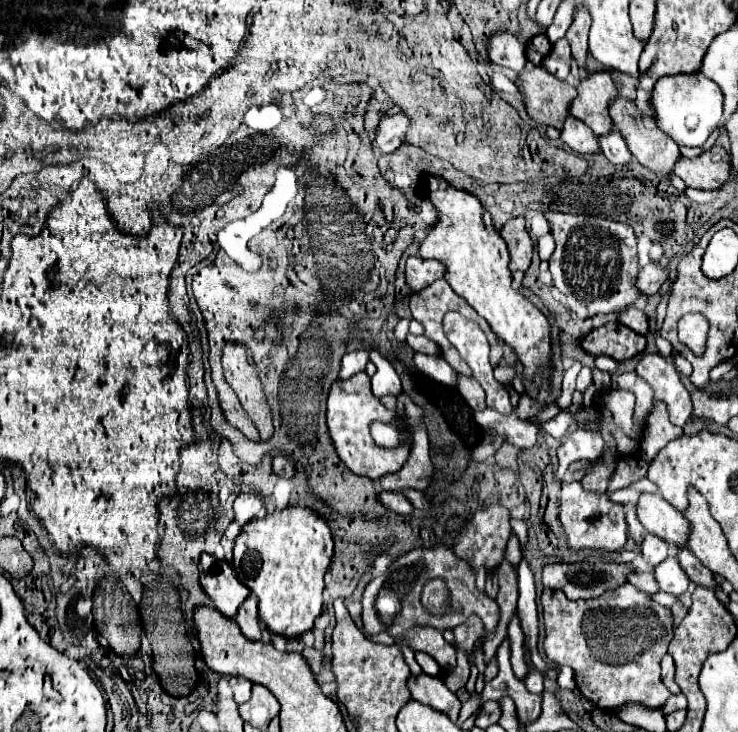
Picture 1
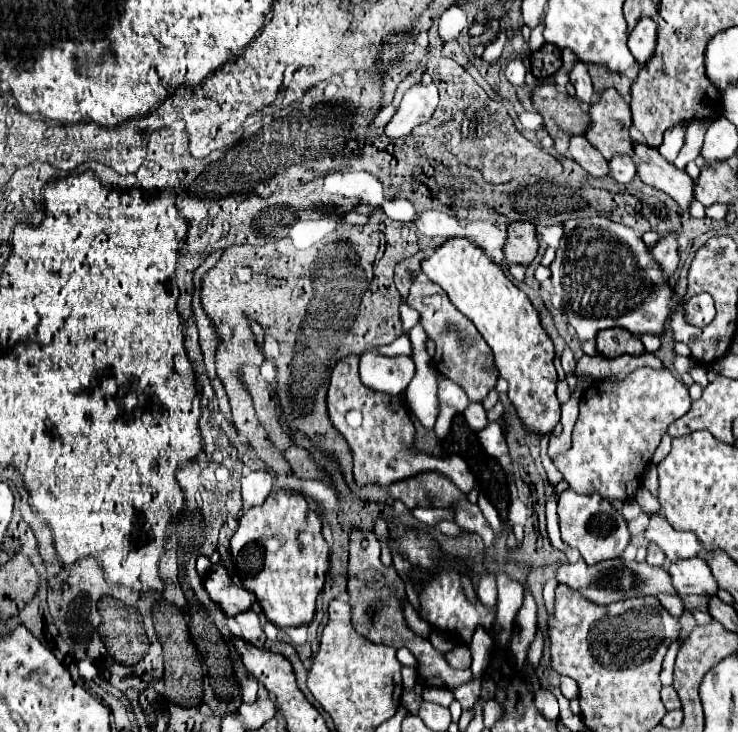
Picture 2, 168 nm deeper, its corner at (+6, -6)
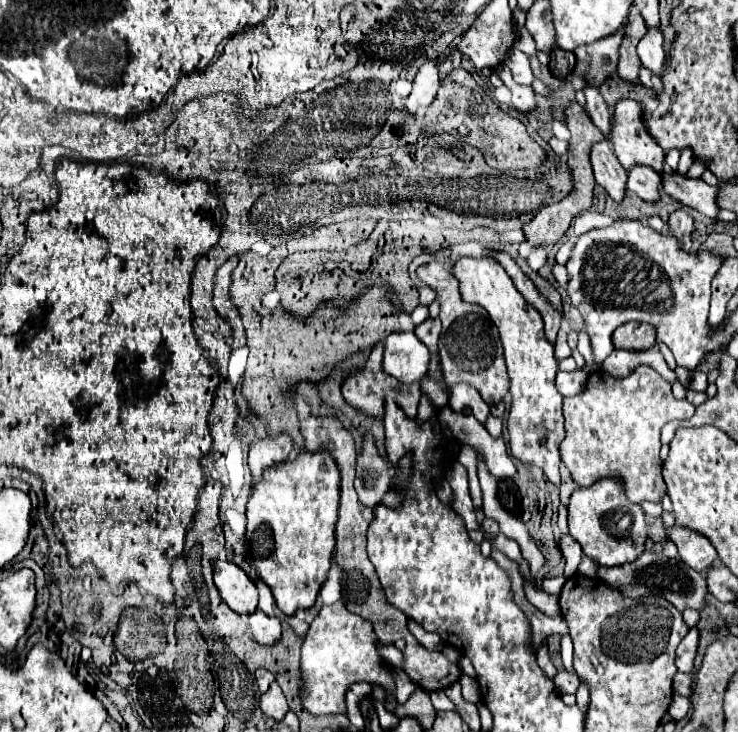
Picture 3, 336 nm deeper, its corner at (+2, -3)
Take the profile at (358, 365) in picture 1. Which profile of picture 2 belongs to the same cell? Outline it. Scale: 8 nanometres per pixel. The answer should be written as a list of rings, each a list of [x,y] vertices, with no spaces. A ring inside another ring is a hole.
[[[401,335],[397,341],[393,341],[391,345],[381,345],[377,349],[373,349],[375,353],[385,353],[385,355],[409,355],[411,353],[411,341],[407,335]]]

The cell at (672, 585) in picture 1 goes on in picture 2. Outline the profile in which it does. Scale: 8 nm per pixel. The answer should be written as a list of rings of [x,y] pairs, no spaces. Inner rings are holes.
[[[693,557],[689,561],[675,561],[665,565],[669,569],[669,575],[673,577],[673,587],[677,589],[677,595],[713,595],[717,591],[717,581],[713,579],[709,567],[701,557]]]

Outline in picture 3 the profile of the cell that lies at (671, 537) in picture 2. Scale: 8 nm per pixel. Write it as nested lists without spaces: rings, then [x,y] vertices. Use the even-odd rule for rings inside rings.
[[[681,526],[667,528],[667,532],[669,532],[669,538],[677,544],[681,560],[687,566],[691,566],[693,570],[705,574],[719,560],[719,554],[717,554],[715,546],[709,542],[709,538],[697,534],[689,528],[681,528]]]

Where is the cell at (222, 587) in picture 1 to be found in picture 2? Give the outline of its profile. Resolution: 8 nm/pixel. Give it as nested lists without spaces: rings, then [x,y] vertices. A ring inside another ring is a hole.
[[[199,557],[197,571],[211,601],[219,605],[227,617],[235,617],[255,603],[255,595],[235,585],[221,563],[211,563],[207,557]]]

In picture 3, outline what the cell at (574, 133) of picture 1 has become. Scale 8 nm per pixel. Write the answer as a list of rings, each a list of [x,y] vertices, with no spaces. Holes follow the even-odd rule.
[[[607,140],[593,146],[591,164],[593,164],[597,184],[605,188],[613,200],[621,202],[627,192],[627,186],[625,186],[627,170],[617,162],[617,156],[613,154],[613,146],[609,146]]]

